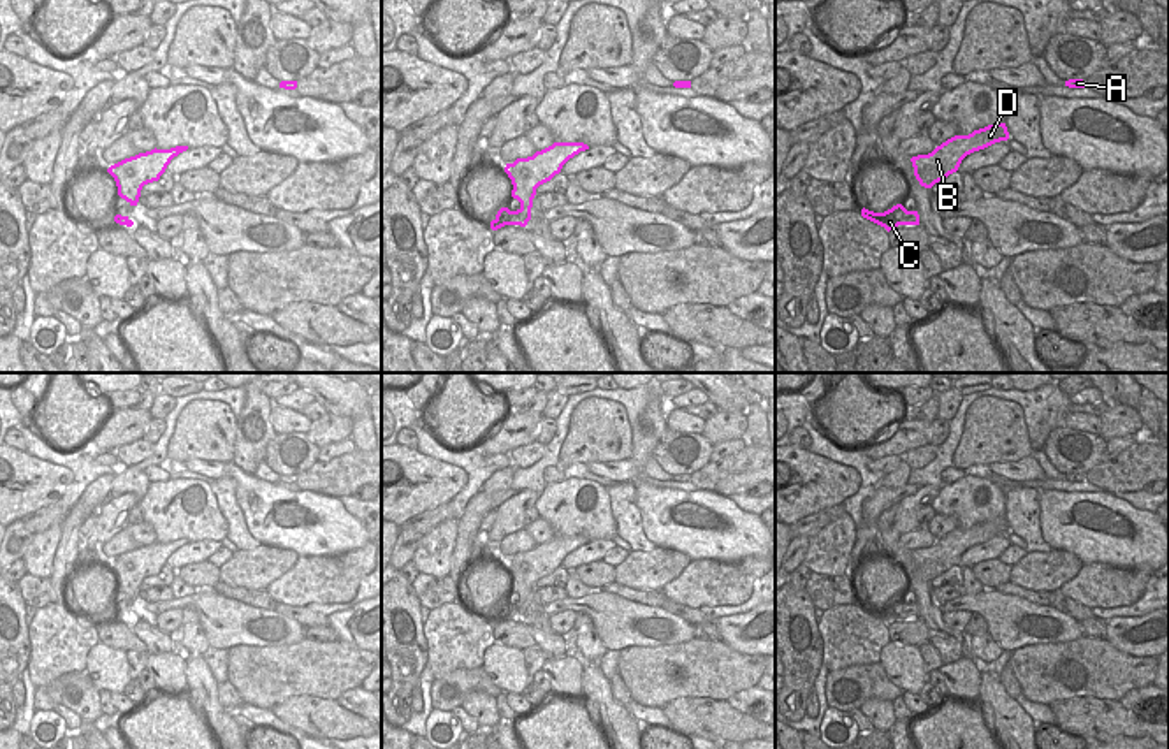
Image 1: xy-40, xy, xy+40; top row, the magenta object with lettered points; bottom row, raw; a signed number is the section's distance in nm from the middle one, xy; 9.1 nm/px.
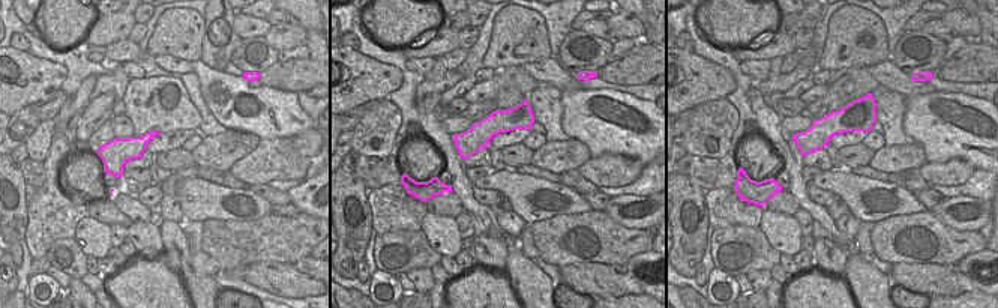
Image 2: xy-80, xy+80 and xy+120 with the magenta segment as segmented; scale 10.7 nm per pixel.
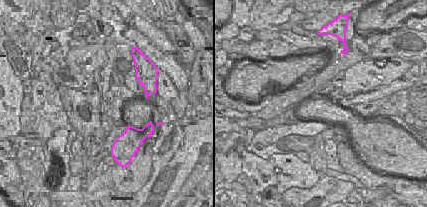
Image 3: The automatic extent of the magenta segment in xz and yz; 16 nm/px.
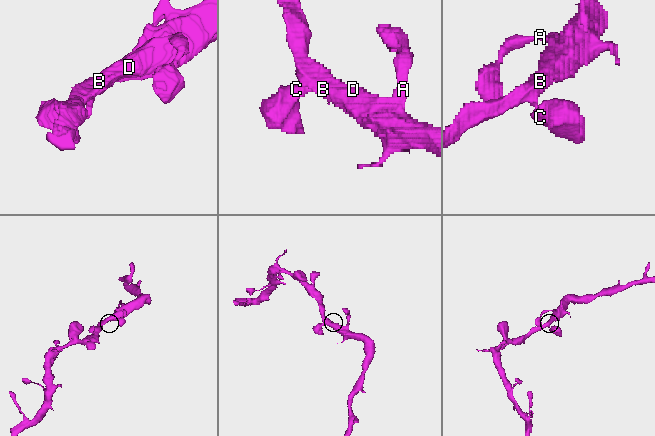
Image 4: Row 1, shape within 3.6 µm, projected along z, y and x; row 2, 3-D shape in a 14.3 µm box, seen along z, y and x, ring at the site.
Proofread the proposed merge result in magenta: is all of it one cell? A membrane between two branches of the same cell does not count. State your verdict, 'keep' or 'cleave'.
keep

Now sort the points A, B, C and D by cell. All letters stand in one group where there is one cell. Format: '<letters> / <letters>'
A B C D

